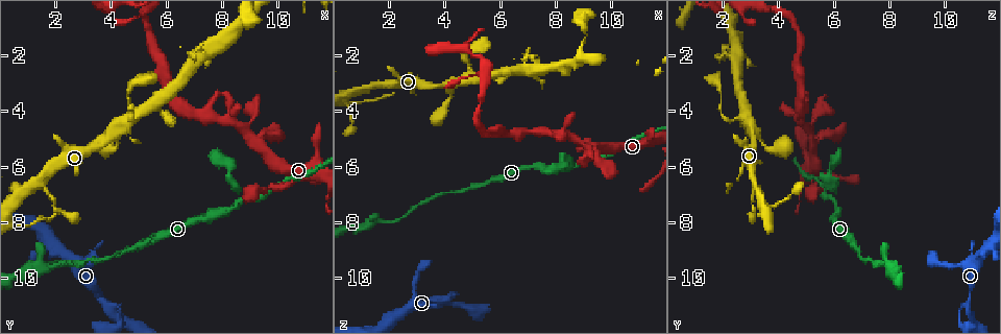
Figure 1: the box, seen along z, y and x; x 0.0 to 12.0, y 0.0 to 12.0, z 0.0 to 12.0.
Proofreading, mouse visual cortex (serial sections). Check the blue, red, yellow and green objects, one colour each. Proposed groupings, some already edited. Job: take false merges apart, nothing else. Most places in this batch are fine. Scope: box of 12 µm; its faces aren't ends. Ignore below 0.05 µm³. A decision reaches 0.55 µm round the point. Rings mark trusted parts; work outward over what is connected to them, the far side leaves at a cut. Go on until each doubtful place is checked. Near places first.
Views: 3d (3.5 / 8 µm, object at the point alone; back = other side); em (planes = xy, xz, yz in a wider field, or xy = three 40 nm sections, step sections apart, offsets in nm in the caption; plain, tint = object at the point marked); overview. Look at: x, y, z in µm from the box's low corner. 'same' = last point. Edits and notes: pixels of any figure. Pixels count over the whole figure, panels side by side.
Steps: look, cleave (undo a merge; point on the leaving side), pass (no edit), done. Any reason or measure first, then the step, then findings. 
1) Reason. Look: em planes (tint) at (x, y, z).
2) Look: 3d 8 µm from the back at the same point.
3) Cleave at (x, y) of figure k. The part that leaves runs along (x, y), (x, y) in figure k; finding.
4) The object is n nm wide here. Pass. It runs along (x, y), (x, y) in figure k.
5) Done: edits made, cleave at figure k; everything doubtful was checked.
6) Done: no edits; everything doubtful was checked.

Narrows sharply. Look: 3d 3.5 µm from the back at (8.6, 7.3, 6.1).

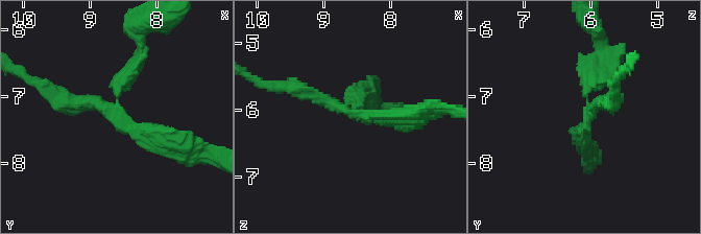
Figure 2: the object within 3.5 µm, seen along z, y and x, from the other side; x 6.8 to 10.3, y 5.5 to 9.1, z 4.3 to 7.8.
Look: em xy step 2 (tint) at (8.55, 7.30, 6.10).

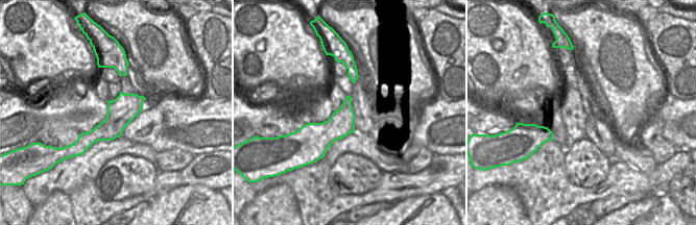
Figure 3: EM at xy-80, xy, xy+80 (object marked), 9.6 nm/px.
Pass. All the same cell.

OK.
A fork. Look: 3d 8 µm at (1.4, 6.4, 3.2).

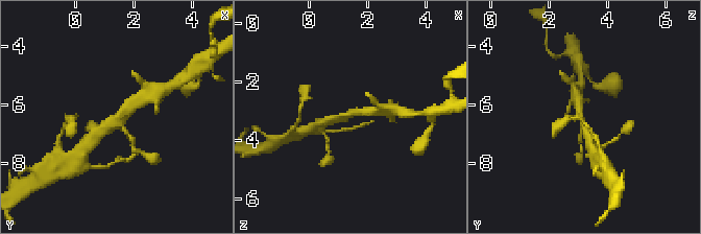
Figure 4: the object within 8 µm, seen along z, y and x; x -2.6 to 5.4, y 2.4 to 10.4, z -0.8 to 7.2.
Look: 3d 3.5 µm at (1.4, 6.5, 3.2).

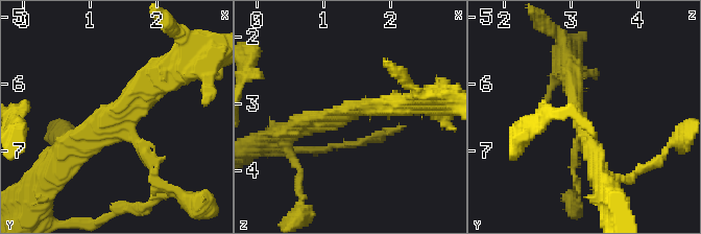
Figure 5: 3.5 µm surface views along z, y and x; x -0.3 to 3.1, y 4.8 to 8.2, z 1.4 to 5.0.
The arms are 150, 250, 300 nm wide. Pass. It runs along (166, 72), (155, 72), (63, 165) in figure 5; one cell here.

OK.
Side arm on a straight run. Look: 3d 8 µm at (3.7, 10.9, 10.9).

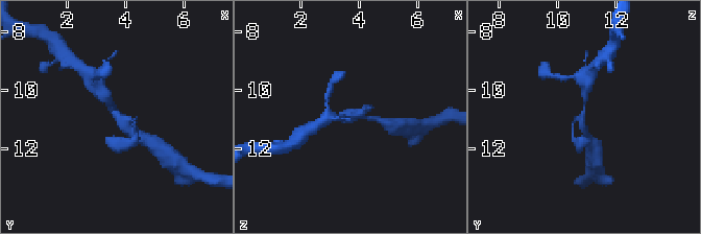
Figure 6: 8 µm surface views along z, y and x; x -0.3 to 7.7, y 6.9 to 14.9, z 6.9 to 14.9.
Zoom in. Look: 3d 3.5 µm at (3.7, 10.8, 10.8).

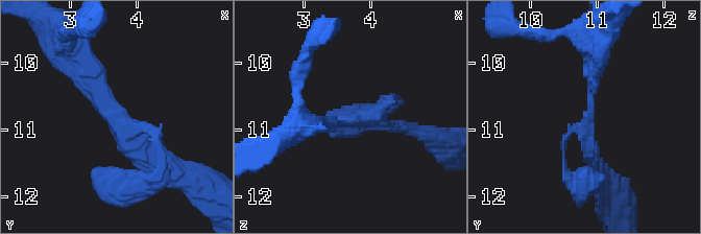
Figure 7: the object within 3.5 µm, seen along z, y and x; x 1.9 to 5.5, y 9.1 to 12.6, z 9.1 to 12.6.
Pass. It runs along (76, 57), (118, 131), (166, 166) in figure 7; one cell here.

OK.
Done: no edits; everything doubtful was checked.

